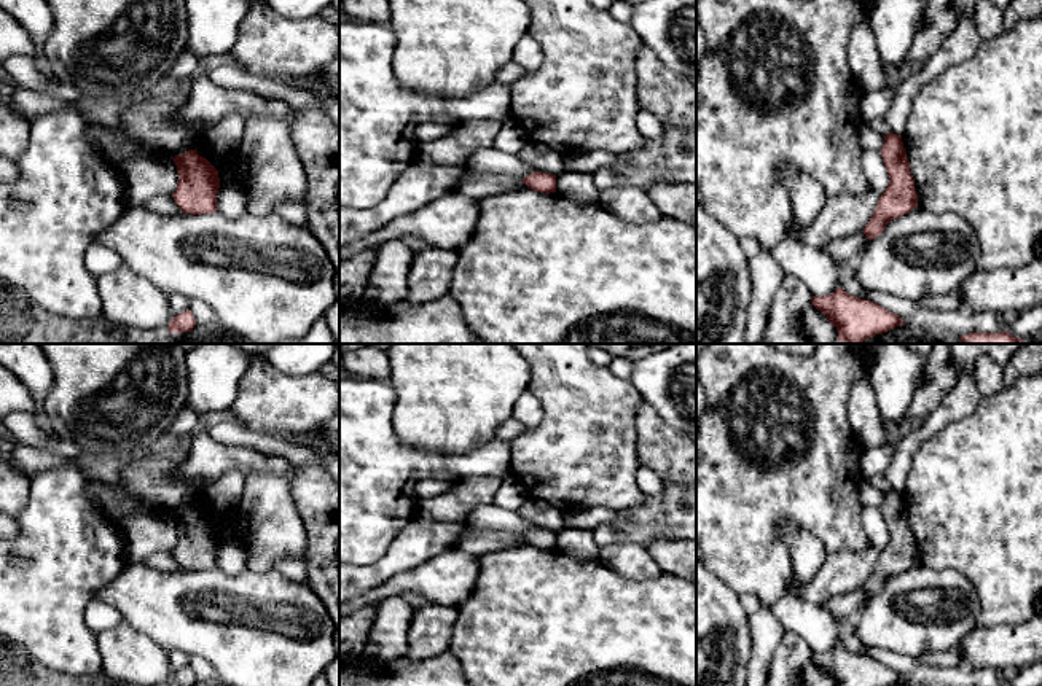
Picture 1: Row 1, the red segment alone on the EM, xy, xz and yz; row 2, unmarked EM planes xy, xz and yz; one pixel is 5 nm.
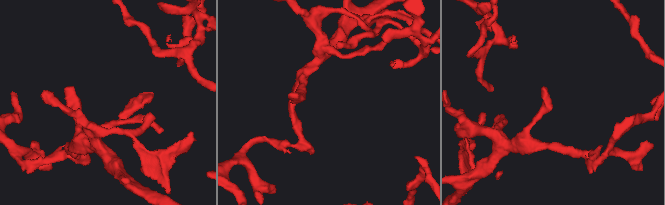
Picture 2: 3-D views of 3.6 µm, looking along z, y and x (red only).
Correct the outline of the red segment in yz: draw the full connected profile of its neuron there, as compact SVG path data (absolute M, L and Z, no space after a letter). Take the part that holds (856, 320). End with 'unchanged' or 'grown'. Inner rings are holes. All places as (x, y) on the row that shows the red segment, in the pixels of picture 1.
M843 288L825 296L813 296L811 306L836 326L841 344L860 344L868 337L905 325L899 315L870 299L851 296Z; unchanged

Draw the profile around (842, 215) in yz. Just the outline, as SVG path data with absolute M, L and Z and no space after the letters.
M872 186L859 196L829 197L817 218L800 232L801 244L825 248L833 240L864 231L879 201Z

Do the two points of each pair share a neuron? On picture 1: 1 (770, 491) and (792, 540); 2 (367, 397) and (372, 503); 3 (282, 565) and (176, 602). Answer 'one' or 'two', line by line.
1: two
2: one
3: two

